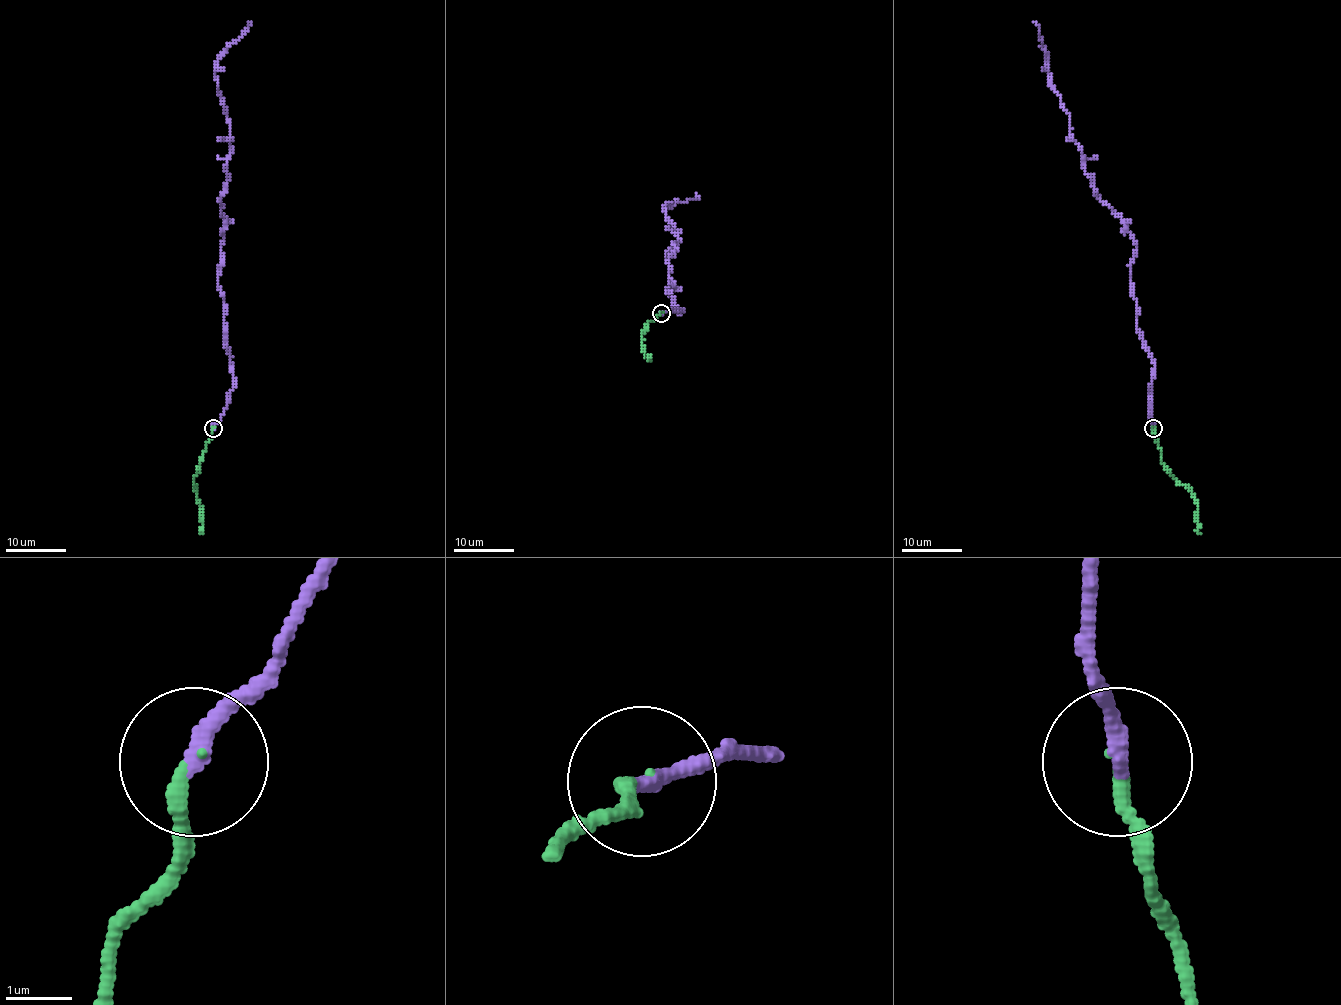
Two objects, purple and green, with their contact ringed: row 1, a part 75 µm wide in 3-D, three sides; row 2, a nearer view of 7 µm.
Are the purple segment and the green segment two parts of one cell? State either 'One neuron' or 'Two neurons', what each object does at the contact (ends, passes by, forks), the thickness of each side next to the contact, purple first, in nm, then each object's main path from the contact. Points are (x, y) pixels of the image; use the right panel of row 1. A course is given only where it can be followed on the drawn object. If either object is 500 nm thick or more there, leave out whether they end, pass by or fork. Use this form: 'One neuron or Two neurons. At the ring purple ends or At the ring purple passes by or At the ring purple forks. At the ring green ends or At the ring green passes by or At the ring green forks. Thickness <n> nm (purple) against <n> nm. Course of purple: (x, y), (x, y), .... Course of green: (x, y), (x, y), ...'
One neuron. At the ring purple ends. At the ring green ends. Thickness 280 nm (purple) against 240 nm. Course of purple: (1152, 427), (1154, 359), (1136, 324), (1131, 284), (1136, 242), (1086, 172), (1034, 21). Course of green: (1152, 427), (1165, 468), (1189, 490), (1197, 505), (1197, 529), (1201, 534)

